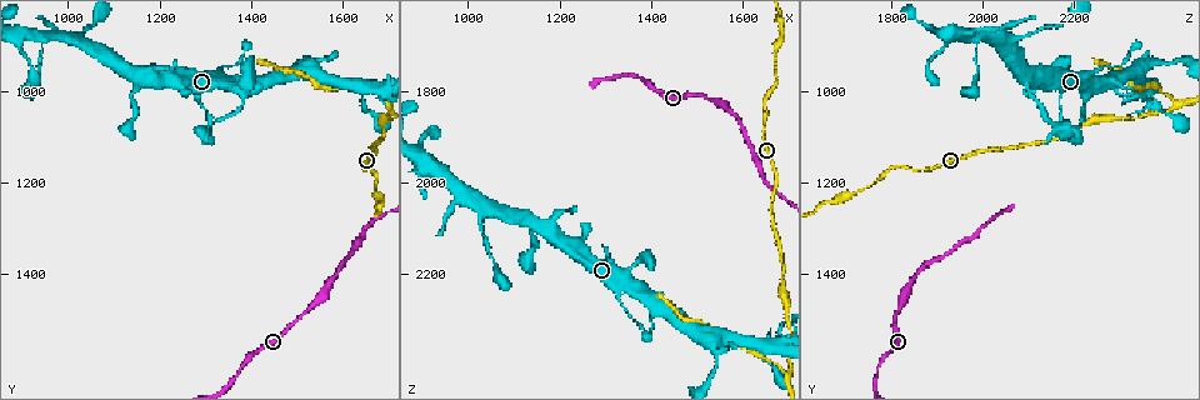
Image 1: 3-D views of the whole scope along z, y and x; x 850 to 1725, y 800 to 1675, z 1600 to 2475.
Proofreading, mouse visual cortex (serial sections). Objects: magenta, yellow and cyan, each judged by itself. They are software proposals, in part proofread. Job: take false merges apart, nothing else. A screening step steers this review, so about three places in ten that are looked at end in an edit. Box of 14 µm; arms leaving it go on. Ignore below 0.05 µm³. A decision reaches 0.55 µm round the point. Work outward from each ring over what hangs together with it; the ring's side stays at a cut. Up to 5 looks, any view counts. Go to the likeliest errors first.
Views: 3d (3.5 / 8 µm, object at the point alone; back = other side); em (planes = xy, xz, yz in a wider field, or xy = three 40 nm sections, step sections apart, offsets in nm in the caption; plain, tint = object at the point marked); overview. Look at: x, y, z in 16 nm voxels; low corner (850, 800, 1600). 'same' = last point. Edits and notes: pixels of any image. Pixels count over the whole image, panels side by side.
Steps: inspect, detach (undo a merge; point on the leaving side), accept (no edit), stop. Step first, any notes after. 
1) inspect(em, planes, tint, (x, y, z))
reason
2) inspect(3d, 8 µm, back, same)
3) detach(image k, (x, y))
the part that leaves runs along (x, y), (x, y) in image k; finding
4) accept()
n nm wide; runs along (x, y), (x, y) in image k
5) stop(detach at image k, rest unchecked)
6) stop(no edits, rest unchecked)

inspect(3d, 8 µm, (1050, 900, 2055))
two arms in line, one across

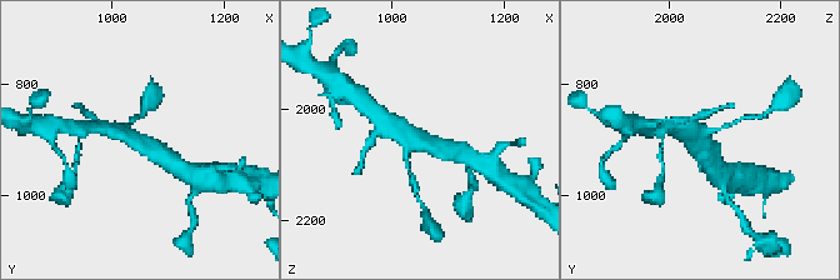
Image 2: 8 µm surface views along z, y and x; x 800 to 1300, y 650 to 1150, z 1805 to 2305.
inspect(em, planes, tint, (1050, 900, 2060))
3 arms; arms of 150, 400, 500 nm

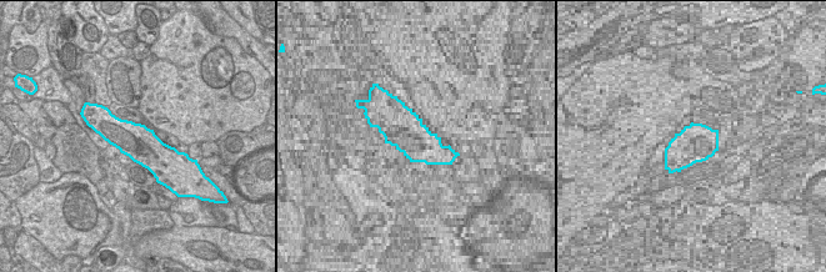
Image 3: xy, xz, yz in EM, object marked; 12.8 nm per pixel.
accept()
runs along (166, 160), (144, 143), (108, 130) in image 2; all the same cell

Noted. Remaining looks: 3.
inspect(3d, 3.5 µm, back, (1665, 1005, 2400))
sharp bend

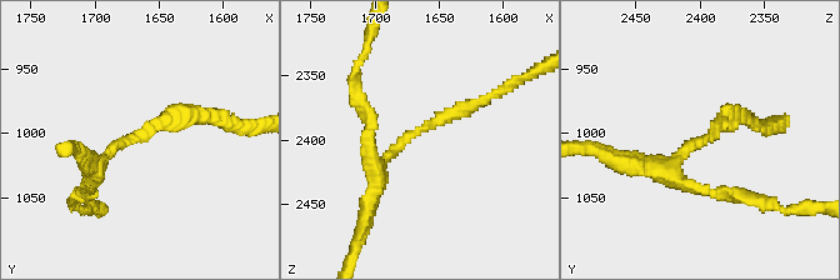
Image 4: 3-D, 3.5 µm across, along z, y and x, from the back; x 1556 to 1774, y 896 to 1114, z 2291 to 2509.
inspect(em, xy, step 1, tint, (1666, 1004, 2392))
arms of 200, 200 nm

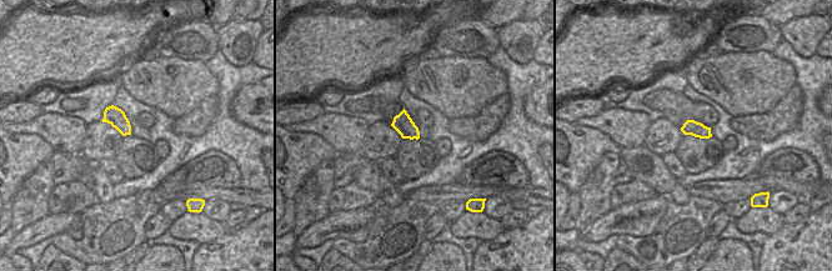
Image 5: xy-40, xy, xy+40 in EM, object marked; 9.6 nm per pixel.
inspect(em, xy, step 3, tint, same)
cut it another way

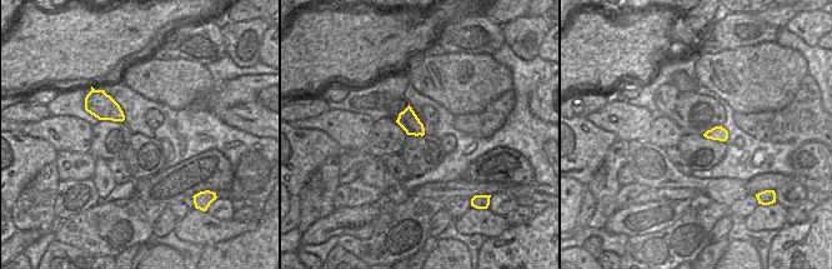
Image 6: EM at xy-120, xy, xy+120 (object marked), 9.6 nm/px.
accept()
runs along (90, 183), (118, 144), (209, 118) in image 4; one cell here

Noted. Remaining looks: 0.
stop(no edits, rest unchecked)

